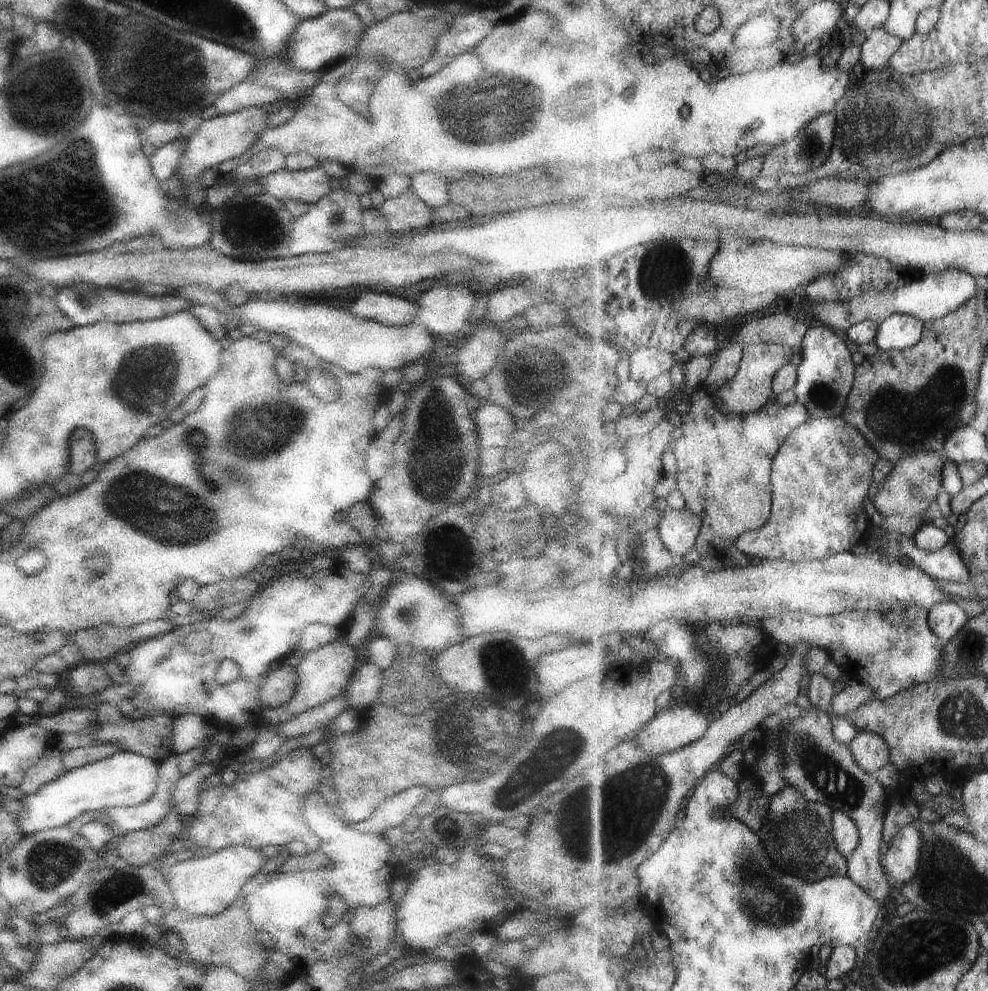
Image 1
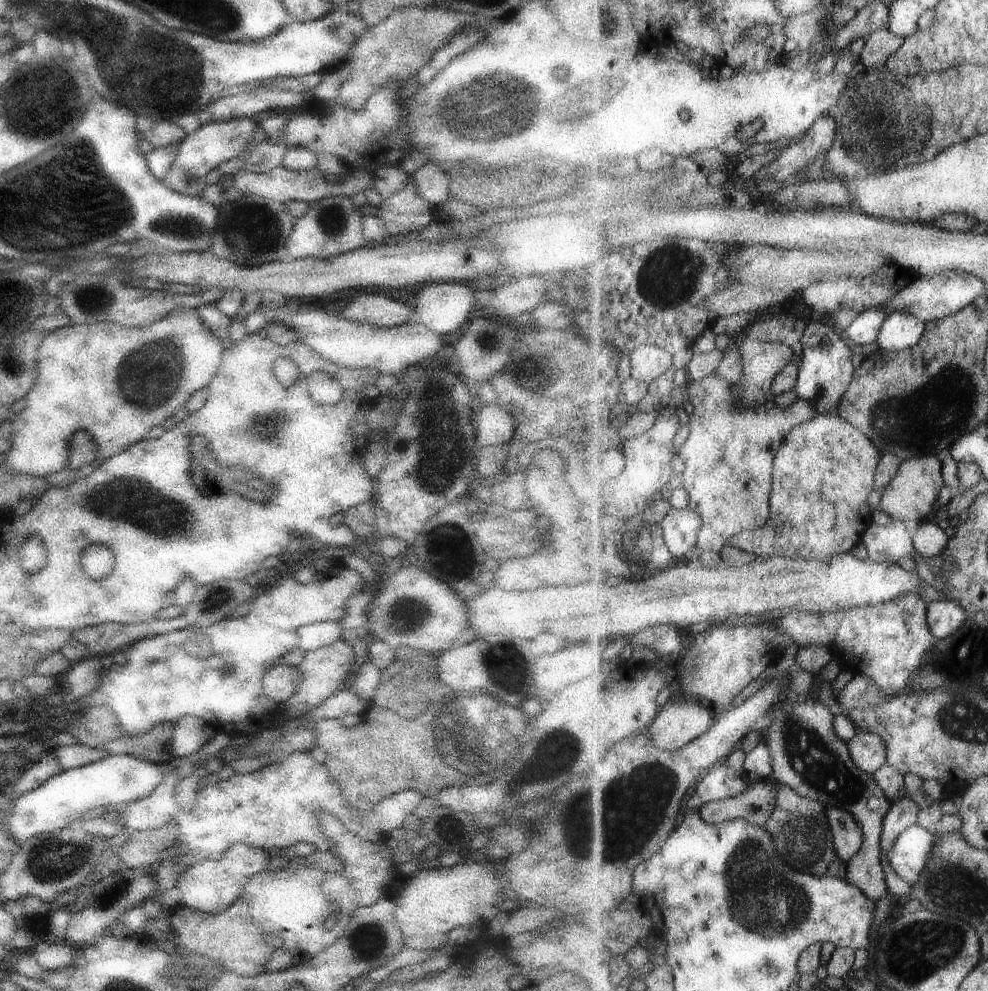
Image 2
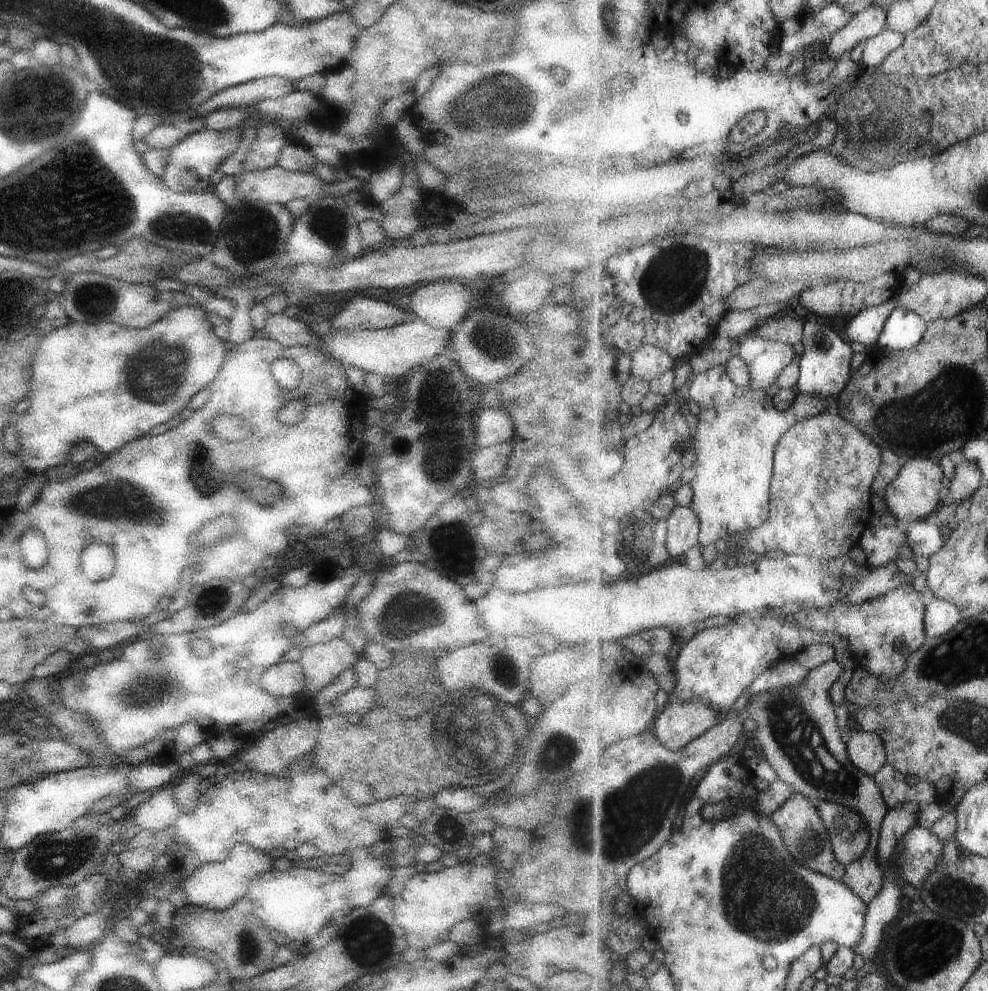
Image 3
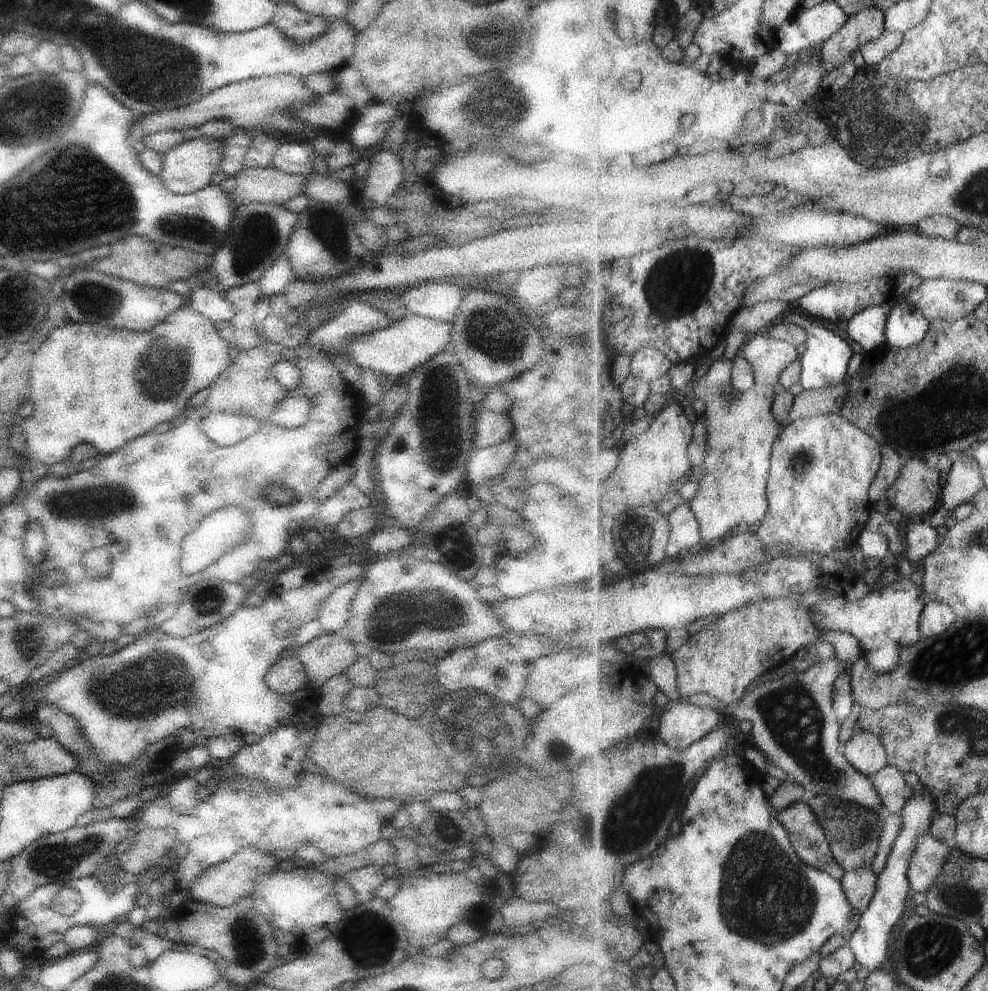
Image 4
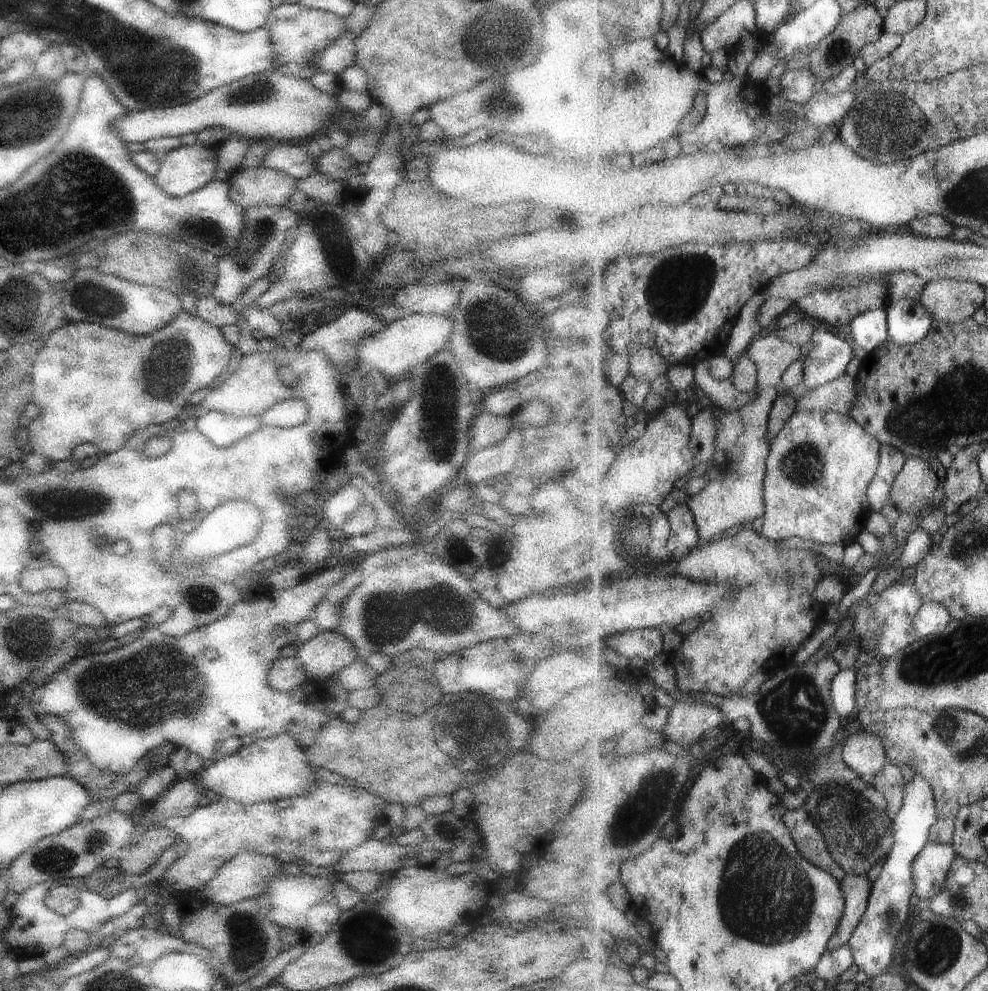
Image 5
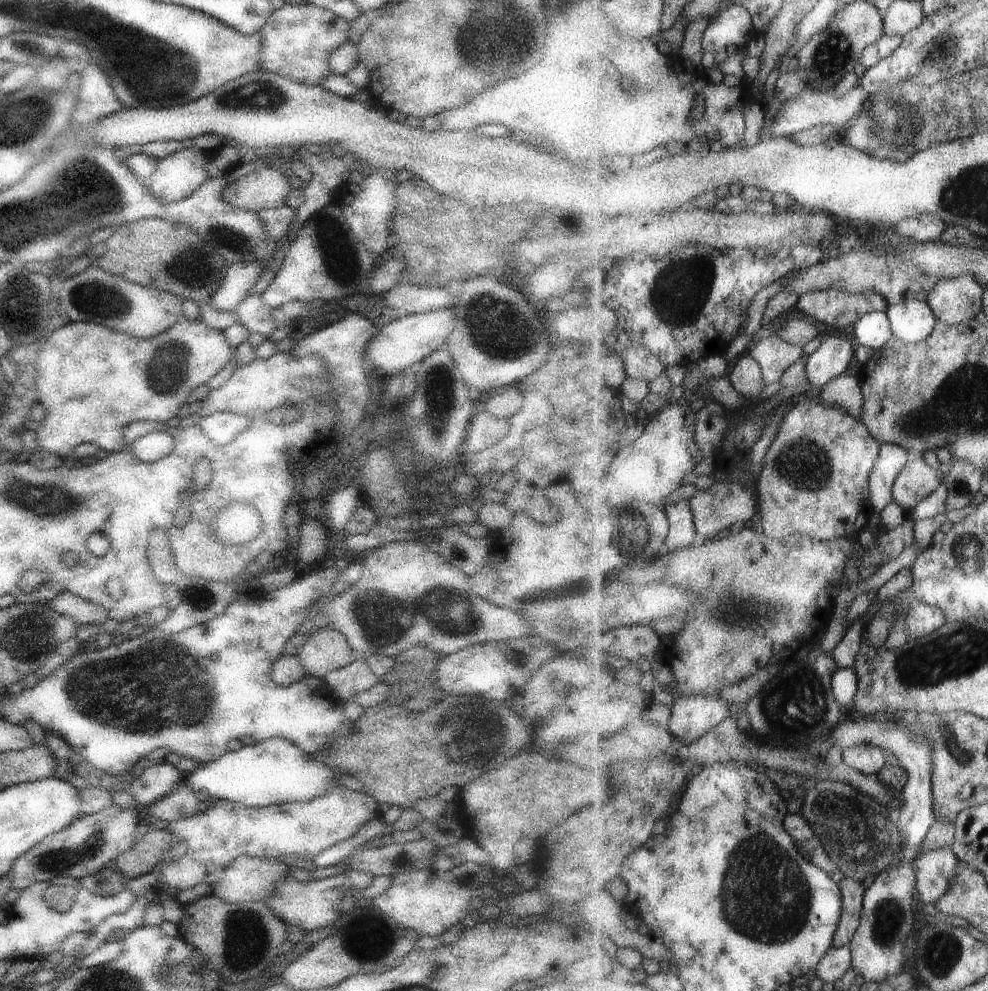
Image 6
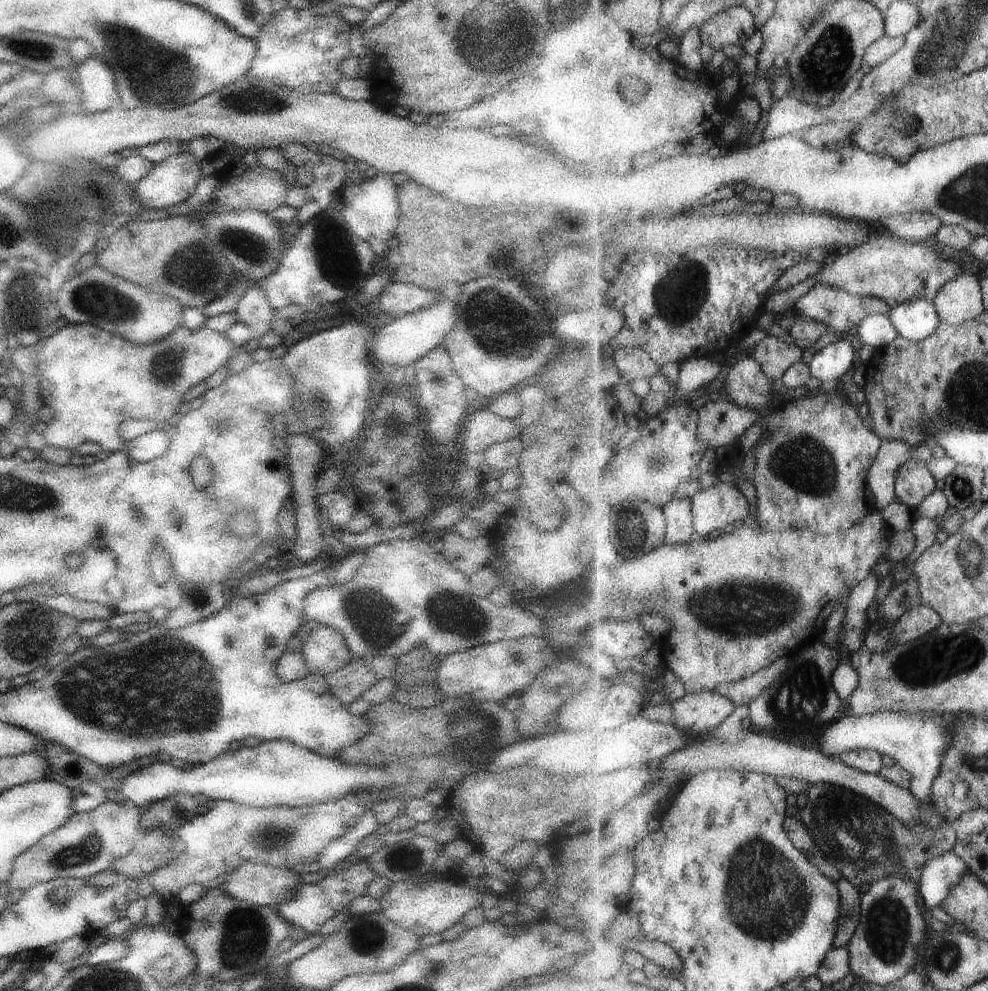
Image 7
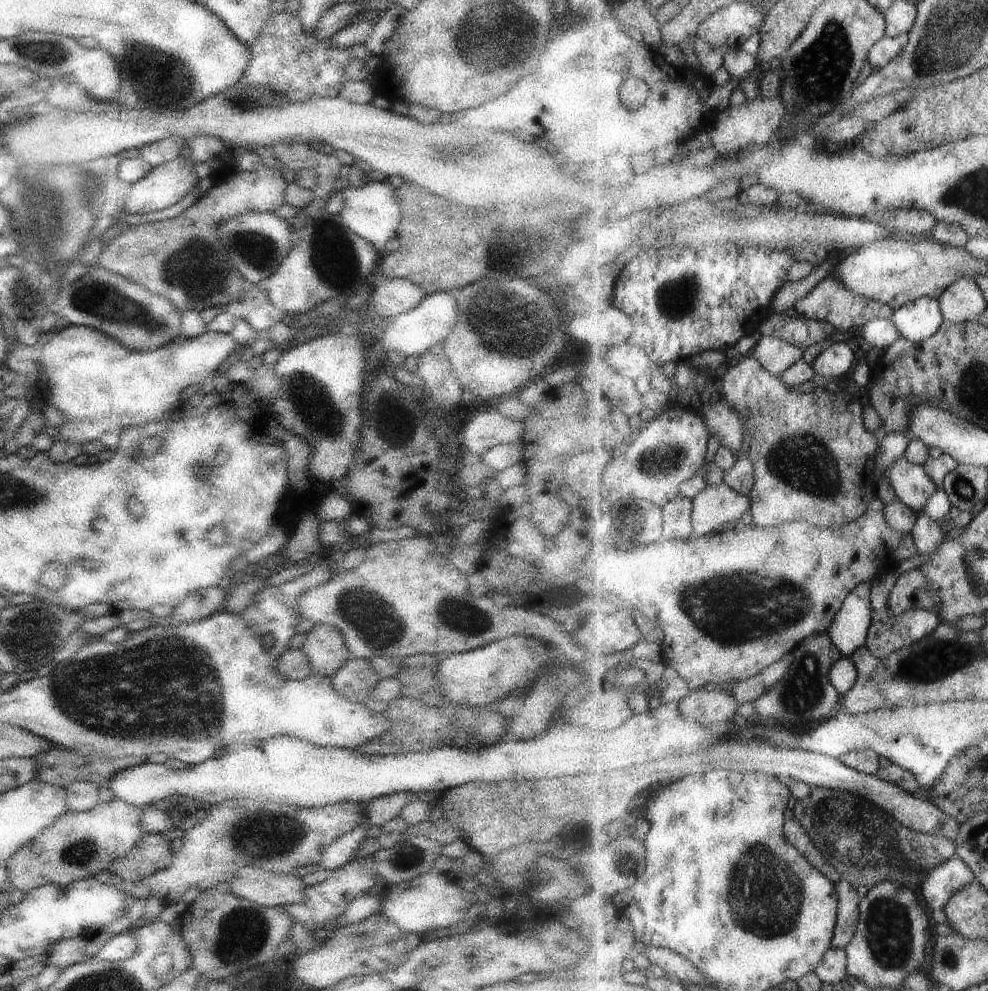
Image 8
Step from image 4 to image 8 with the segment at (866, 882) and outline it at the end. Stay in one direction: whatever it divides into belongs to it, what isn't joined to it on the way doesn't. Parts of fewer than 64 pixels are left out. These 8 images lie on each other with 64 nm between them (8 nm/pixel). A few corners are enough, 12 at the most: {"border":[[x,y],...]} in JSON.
{"border":[[844,878],[831,949],[846,949],[860,922],[857,889]]}

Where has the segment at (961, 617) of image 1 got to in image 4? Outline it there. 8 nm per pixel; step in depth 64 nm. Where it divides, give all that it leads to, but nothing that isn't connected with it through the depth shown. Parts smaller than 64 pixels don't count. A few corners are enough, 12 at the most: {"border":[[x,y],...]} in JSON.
{"border":[[947,602],[926,604],[919,630],[922,637],[943,634],[958,619]]}

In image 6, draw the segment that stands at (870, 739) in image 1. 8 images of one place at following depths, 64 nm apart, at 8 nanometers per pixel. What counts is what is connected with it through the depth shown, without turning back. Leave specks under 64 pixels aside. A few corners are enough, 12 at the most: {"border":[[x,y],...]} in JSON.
{"border":[[855,744],[842,760],[865,776],[878,776],[886,752],[873,744]]}

